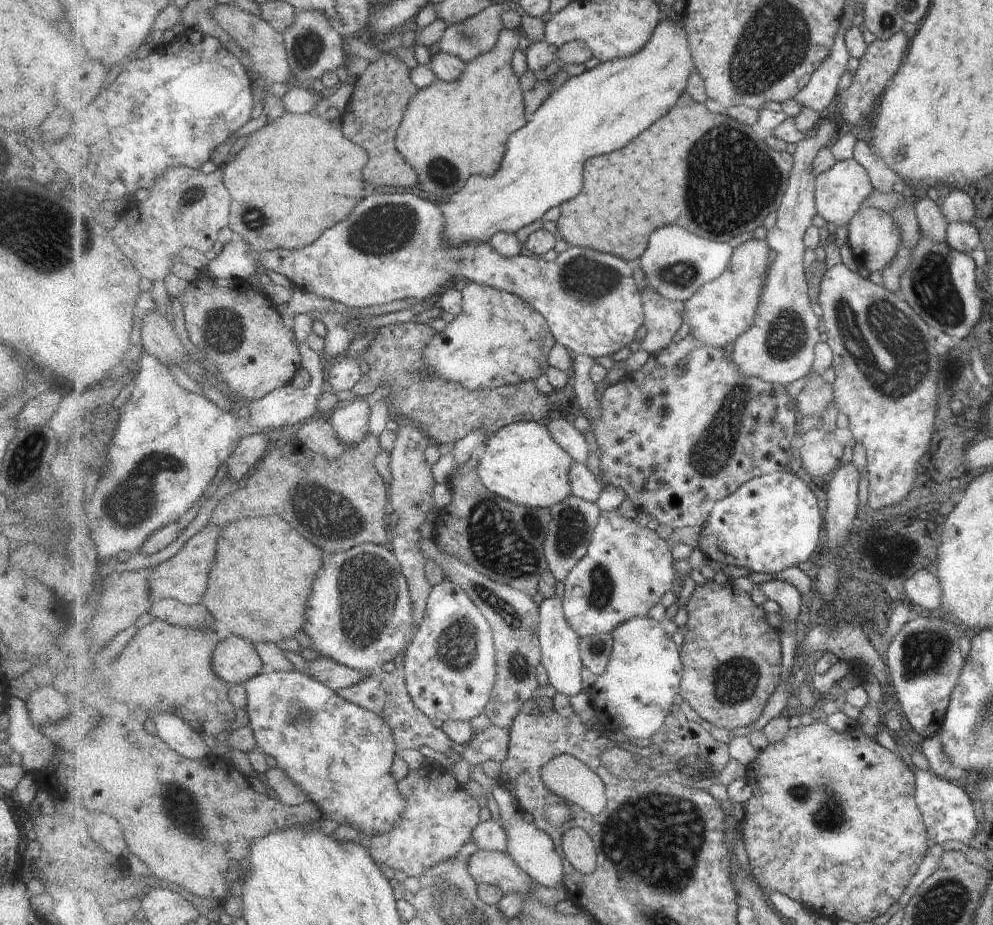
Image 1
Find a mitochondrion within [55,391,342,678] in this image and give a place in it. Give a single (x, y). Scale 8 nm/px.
(130, 504)

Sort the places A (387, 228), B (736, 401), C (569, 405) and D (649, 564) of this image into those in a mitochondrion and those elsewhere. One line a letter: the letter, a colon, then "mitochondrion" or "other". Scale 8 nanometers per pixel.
A: mitochondrion
B: mitochondrion
C: other
D: other

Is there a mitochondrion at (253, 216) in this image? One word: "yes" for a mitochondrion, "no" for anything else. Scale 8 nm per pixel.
yes

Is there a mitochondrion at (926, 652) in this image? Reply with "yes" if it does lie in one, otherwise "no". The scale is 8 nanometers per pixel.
yes

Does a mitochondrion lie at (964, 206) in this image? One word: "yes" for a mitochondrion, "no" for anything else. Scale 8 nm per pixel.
no

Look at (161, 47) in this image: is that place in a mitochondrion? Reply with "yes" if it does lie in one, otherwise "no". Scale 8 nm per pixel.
no

